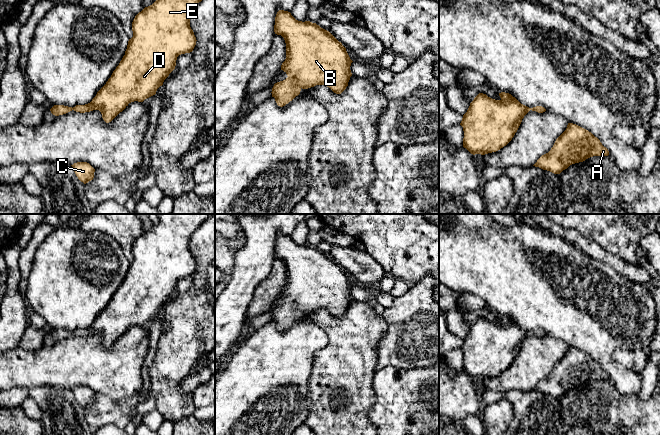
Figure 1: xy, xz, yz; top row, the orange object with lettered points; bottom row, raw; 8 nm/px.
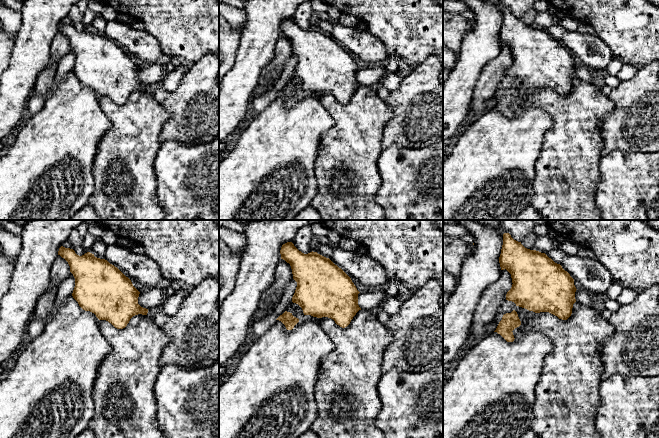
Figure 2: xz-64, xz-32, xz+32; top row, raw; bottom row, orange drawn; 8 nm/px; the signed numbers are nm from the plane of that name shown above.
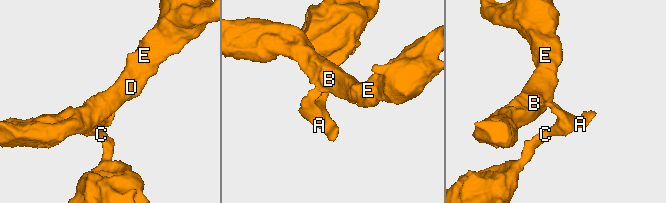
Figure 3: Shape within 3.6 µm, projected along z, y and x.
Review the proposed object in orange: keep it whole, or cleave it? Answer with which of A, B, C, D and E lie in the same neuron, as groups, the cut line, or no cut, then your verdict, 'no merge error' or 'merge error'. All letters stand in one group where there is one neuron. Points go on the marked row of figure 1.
A B C D E; no cut; no merge error

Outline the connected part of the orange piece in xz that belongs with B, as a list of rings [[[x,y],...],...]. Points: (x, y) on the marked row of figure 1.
[[[279,10],[275,17],[274,32],[281,35],[286,43],[286,59],[281,65],[281,70],[288,76],[285,80],[275,83],[272,88],[272,97],[275,98],[278,106],[285,106],[298,96],[302,89],[316,85],[325,85],[336,94],[341,94],[346,89],[352,76],[350,66],[353,61],[350,59],[346,48],[329,31],[310,21],[298,21],[290,12]]]

